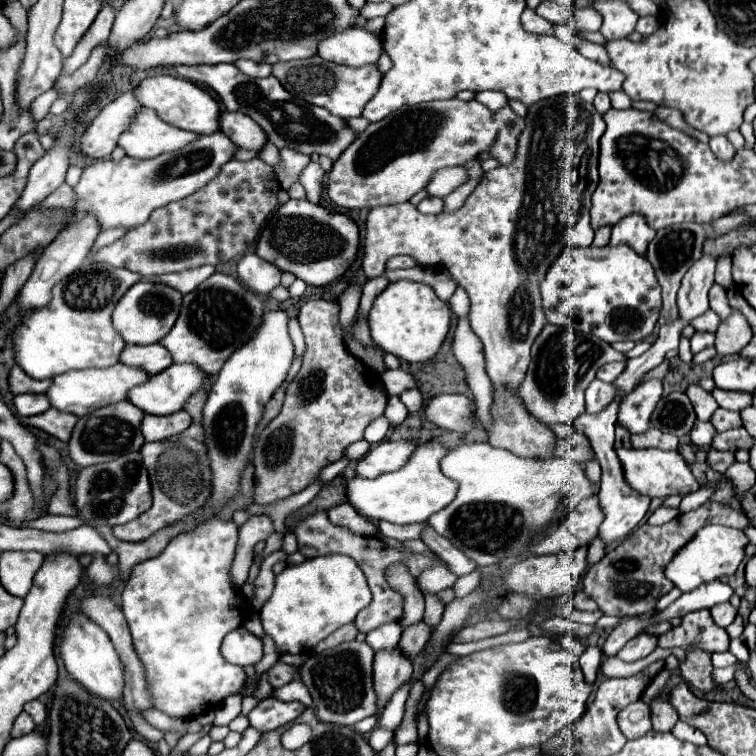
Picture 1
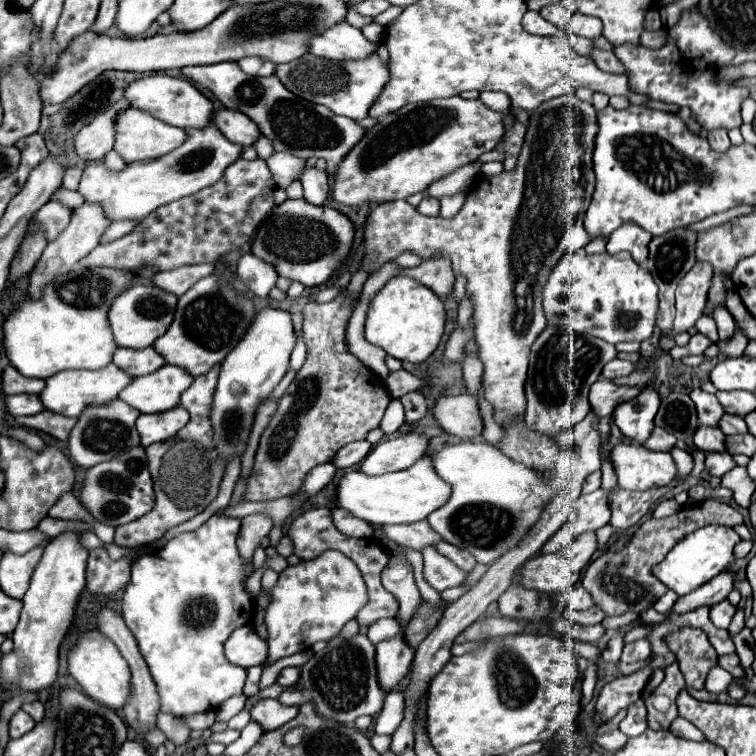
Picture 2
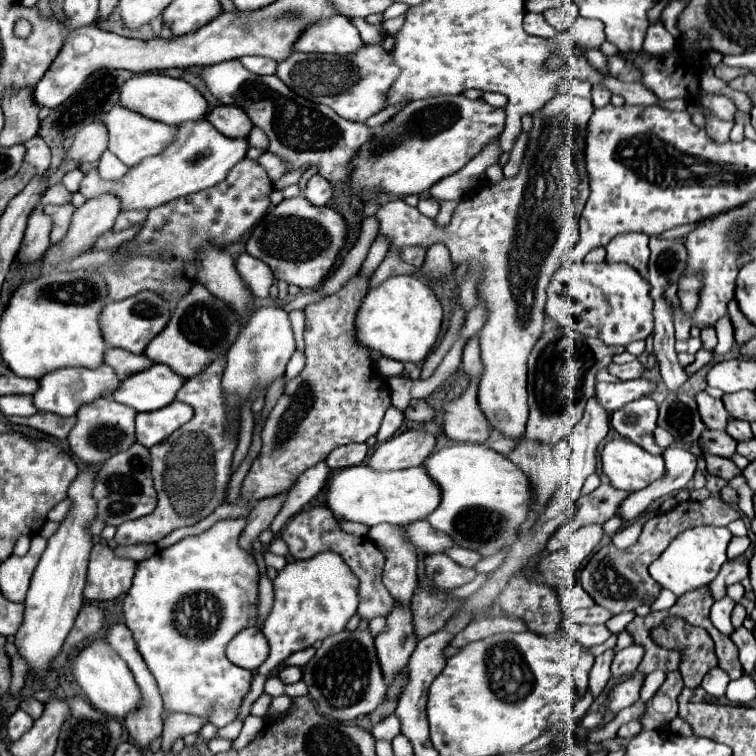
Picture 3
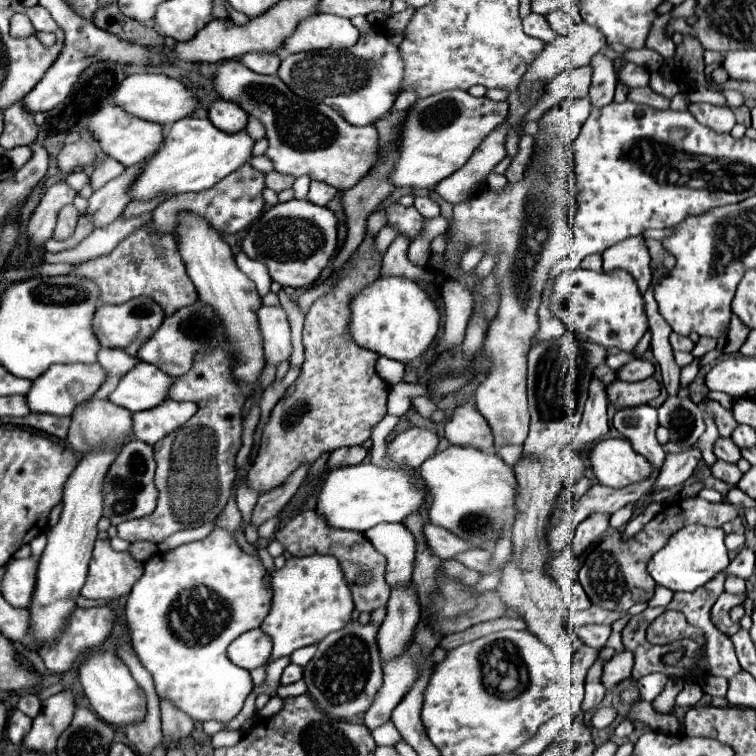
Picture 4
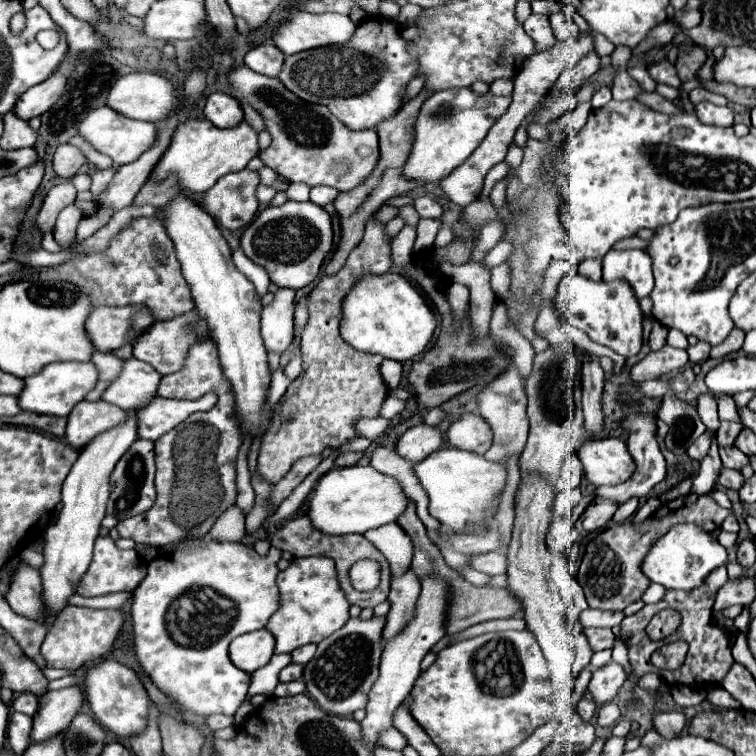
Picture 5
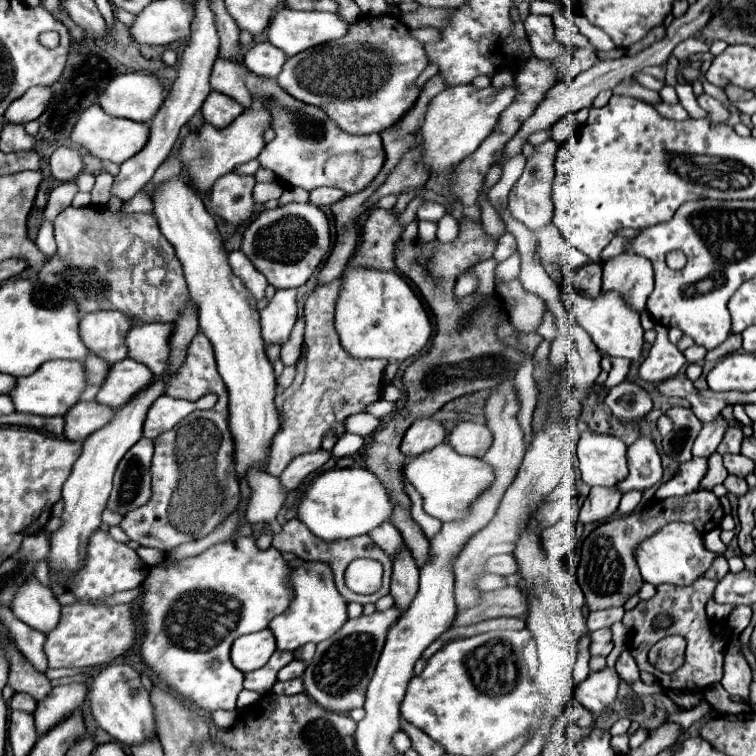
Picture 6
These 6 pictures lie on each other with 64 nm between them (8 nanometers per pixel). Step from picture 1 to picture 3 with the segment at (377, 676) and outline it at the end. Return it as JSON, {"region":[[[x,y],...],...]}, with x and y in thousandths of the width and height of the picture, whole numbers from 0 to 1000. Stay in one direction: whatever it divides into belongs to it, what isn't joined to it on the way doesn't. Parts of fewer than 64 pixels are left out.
{"region":[[[524,799],[521,810],[513,815],[513,831],[497,844],[500,876],[511,902],[537,884],[550,849],[553,847],[545,847],[545,807]]]}

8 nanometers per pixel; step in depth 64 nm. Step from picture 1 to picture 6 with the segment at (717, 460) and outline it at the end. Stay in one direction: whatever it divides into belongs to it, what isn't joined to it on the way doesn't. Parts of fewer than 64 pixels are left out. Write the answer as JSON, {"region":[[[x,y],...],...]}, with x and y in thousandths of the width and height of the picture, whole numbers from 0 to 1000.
{"region":[[[963,627],[963,630],[960,630],[960,635],[958,635],[955,640],[958,640],[958,646],[960,646],[963,651],[974,653],[976,659],[979,659],[981,653],[987,653],[987,651],[989,651],[989,640],[987,640],[987,635],[984,635],[984,632],[979,632],[979,630],[971,630],[971,627]]]}

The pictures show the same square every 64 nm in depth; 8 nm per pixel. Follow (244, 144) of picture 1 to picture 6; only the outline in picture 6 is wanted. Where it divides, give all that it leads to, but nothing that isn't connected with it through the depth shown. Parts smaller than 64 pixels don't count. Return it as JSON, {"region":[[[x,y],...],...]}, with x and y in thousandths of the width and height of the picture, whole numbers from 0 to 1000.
{"region":[[[278,122],[270,140],[267,140],[270,159],[275,164],[286,167],[286,169],[299,169],[320,148],[323,148],[323,143],[310,130],[299,127],[299,124],[291,124],[291,122]]]}

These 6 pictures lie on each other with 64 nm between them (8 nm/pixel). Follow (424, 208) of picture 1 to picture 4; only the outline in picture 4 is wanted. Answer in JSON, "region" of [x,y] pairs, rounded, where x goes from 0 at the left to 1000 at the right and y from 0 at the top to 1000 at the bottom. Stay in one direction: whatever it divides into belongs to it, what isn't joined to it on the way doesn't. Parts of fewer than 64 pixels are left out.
{"region":[[[550,259],[550,278],[561,286],[561,288],[574,288],[582,283],[582,272],[571,265],[571,262],[558,262],[558,259]]]}

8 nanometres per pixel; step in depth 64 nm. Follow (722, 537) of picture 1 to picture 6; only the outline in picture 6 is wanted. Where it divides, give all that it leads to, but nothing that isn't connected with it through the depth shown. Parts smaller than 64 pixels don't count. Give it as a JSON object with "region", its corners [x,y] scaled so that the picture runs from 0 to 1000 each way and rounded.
{"region":[[[907,690],[881,693],[873,704],[868,704],[852,720],[847,720],[847,725],[841,730],[844,751],[849,757],[852,770],[860,770],[865,775],[870,775],[870,772],[913,775],[921,765],[926,765],[942,749],[942,743],[950,735],[952,733],[934,728],[929,704],[921,704],[921,698]]]}

